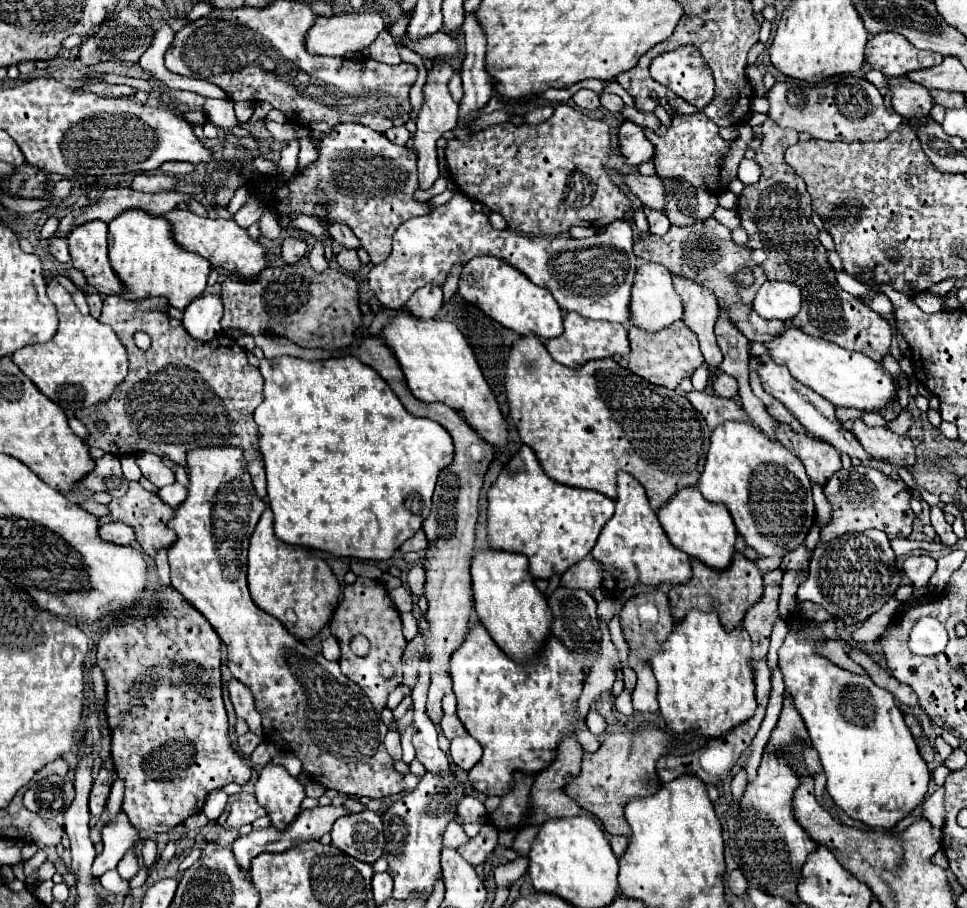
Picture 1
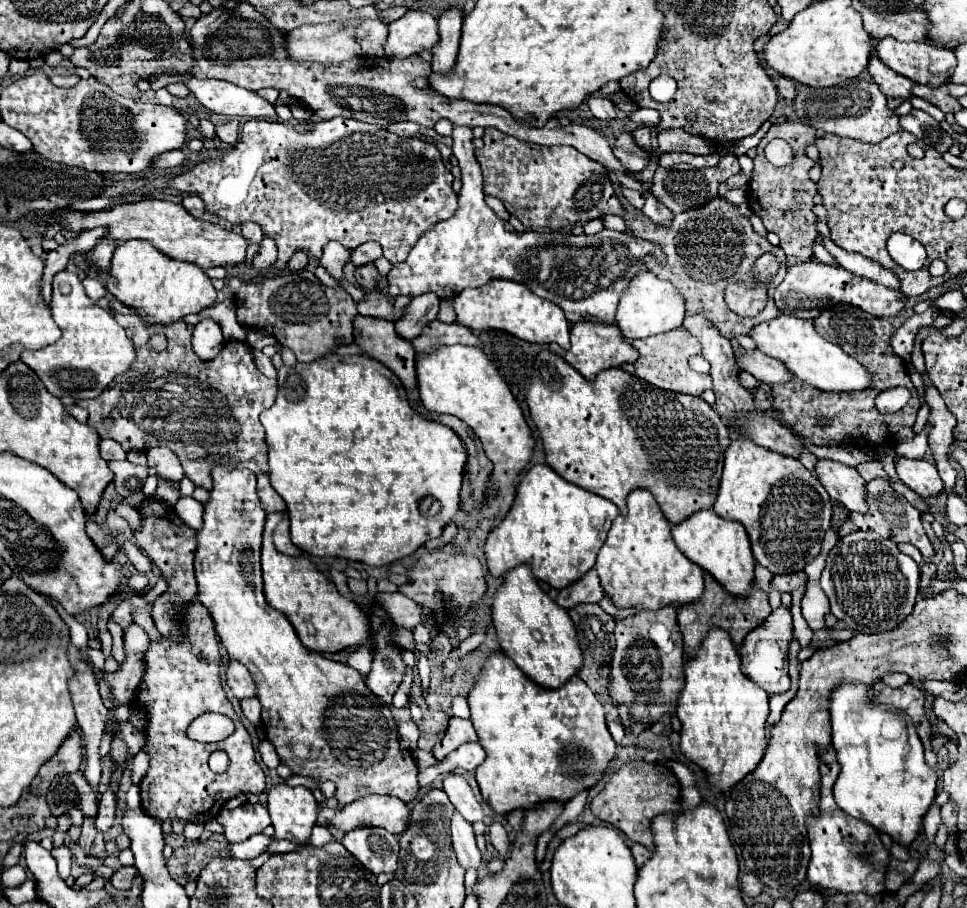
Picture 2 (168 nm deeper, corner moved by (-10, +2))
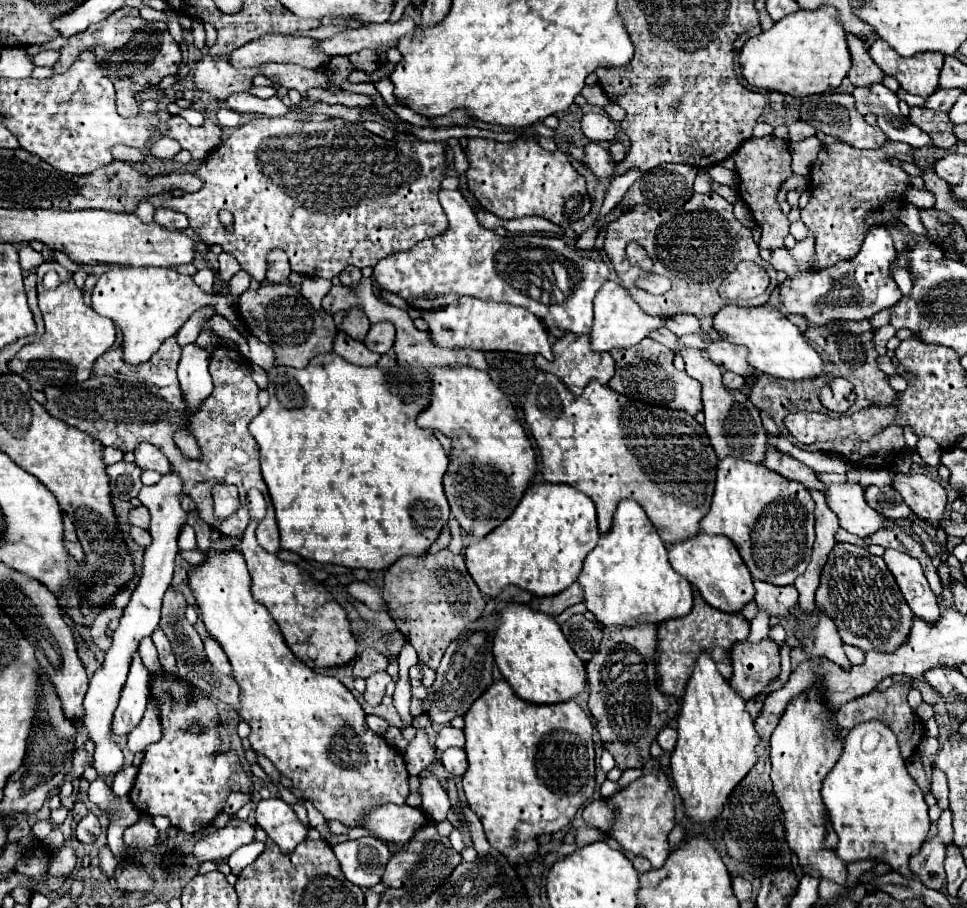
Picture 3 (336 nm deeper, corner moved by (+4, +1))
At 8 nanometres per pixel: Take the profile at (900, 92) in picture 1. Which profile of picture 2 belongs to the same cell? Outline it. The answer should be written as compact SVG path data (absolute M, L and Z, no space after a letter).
M872 53L872 57L870 57L868 73L870 73L872 79L878 83L880 91L882 91L886 97L900 97L900 99L910 99L910 97L914 97L914 95L912 95L912 89L914 89L916 83L910 81L908 77L902 77L902 75L894 73L890 67L886 67L886 65L876 57L876 53Z

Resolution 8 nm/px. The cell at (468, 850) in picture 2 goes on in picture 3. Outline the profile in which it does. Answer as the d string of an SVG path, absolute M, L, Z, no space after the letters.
M428 772L420 778L420 796L422 796L422 810L432 822L446 820L446 814L450 810L448 794L434 774Z

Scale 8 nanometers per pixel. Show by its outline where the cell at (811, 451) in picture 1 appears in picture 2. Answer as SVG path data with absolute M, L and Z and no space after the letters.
M818 459L816 473L820 483L826 487L828 495L842 503L850 511L866 513L866 489L864 479L858 475L854 467L832 459Z

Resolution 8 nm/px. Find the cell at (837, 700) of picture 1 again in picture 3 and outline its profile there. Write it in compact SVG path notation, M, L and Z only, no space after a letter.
M872 720L856 726L850 732L844 732L842 742L844 742L844 752L836 762L836 766L832 768L832 772L826 776L822 786L822 800L826 804L832 826L840 840L836 856L842 862L858 862L874 858L878 862L886 862L892 870L896 870L906 878L916 878L910 872L908 862L912 854L916 854L916 850L920 850L920 846L924 844L930 830L930 818L928 818L928 806L924 802L924 792L908 774L894 732L888 730L882 722Z

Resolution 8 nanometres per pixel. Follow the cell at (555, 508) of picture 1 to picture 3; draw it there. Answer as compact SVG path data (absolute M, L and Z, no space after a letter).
M544 482L532 484L512 516L482 540L474 540L464 558L472 580L490 598L496 598L510 584L534 596L552 596L578 578L582 562L598 538L594 502L572 486Z

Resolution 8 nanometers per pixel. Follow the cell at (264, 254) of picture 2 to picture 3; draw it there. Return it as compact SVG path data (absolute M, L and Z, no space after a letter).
M110 266L106 274L100 276L94 292L92 292L92 308L118 322L122 332L122 358L128 364L142 364L152 358L152 354L162 346L162 342L184 326L184 322L202 306L212 306L216 314L228 318L236 324L240 334L246 332L240 314L238 314L238 298L248 290L250 276L246 272L238 272L232 278L232 290L228 294L206 294L200 286L194 284L190 276L182 276L172 268L128 268L128 266Z

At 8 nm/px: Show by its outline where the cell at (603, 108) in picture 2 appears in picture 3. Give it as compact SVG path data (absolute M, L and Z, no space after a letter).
M588 112L582 118L582 132L594 142L606 142L618 138L618 126L602 112Z

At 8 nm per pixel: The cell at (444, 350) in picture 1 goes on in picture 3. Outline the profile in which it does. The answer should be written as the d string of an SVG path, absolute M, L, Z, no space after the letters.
M432 368L432 400L430 406L418 416L416 424L422 430L438 430L452 442L450 464L444 474L444 492L452 510L452 516L460 522L462 530L472 536L486 536L498 528L514 508L520 504L524 490L532 484L536 474L534 448L516 418L514 406L506 394L492 382L492 378L476 368Z

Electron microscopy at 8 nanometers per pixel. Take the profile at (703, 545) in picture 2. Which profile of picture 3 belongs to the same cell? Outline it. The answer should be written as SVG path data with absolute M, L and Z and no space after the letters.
M700 532L698 536L694 536L686 542L670 544L668 560L670 560L670 566L682 578L686 578L692 586L696 586L700 590L702 598L710 606L716 606L718 610L732 614L734 610L742 610L748 602L754 600L756 588L752 584L754 580L750 576L750 570L742 562L732 540L728 540L726 536L708 536L708 534Z

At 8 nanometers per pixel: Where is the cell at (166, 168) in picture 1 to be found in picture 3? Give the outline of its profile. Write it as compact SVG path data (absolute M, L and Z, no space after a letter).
M114 146L112 156L116 160L124 160L124 162L142 162L144 160L144 156L138 148L128 148L128 146Z

